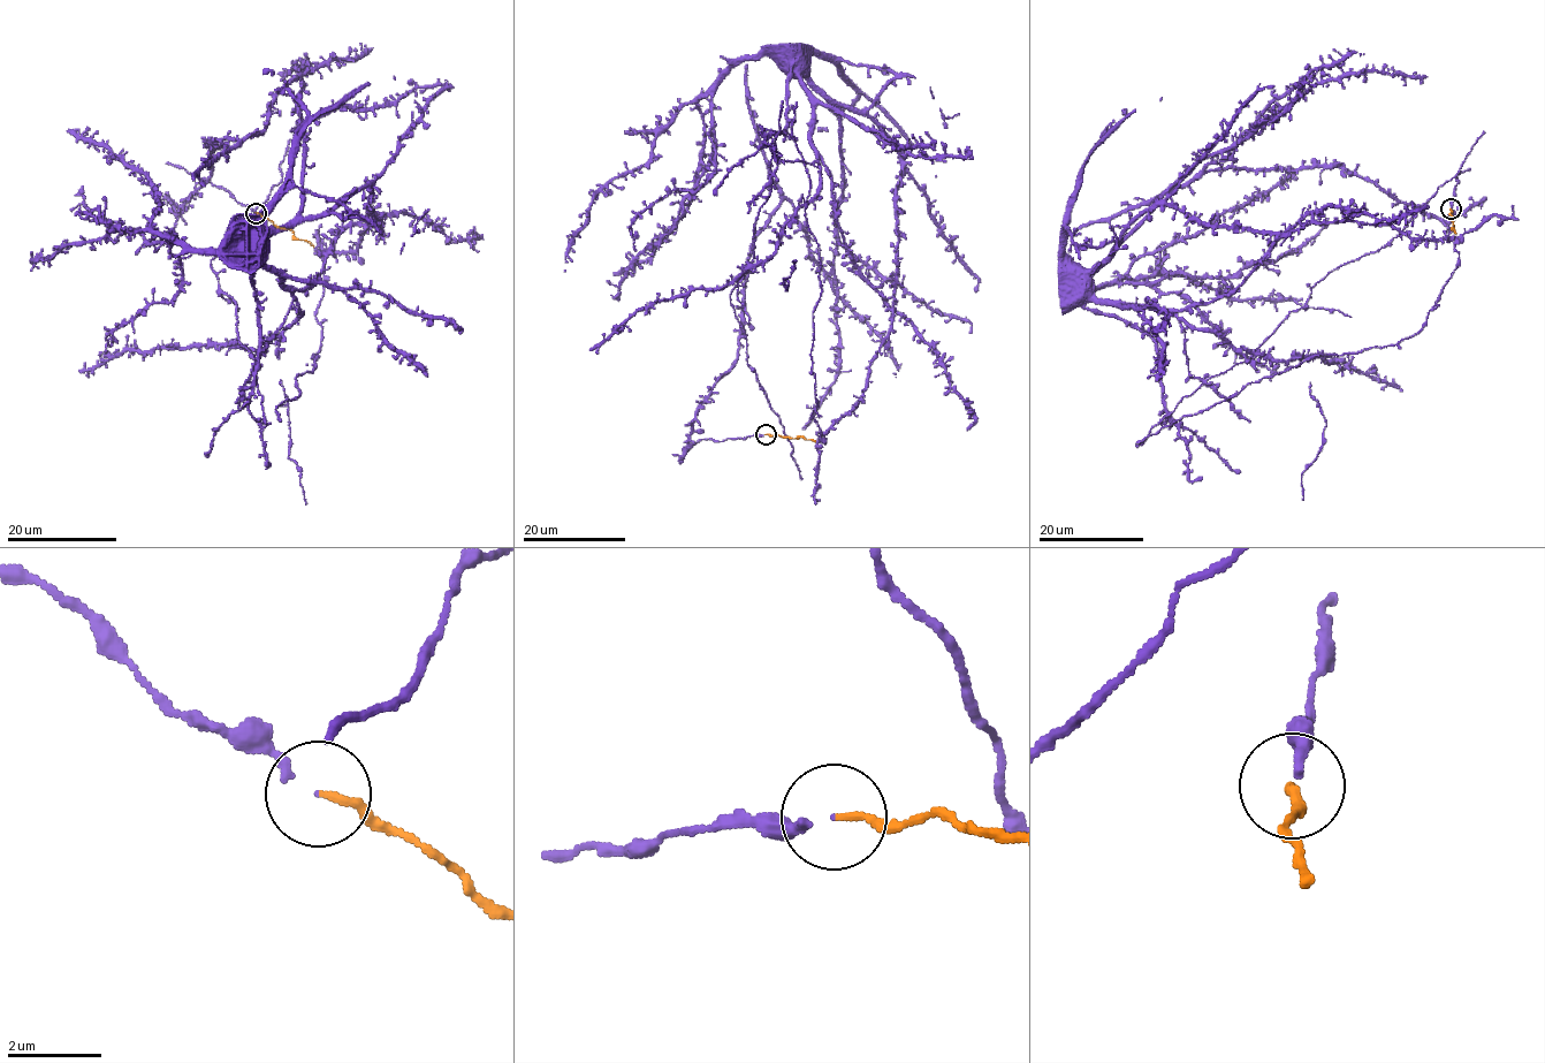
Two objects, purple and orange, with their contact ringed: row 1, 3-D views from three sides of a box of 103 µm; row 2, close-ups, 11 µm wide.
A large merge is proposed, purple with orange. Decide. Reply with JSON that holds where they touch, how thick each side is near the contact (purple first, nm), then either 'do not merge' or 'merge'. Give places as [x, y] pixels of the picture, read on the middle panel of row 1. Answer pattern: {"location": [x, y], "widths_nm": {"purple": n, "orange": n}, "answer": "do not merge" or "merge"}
{"location": [766, 434], "widths_nm": {"purple": 120, "orange": 150}, "answer": "merge"}

